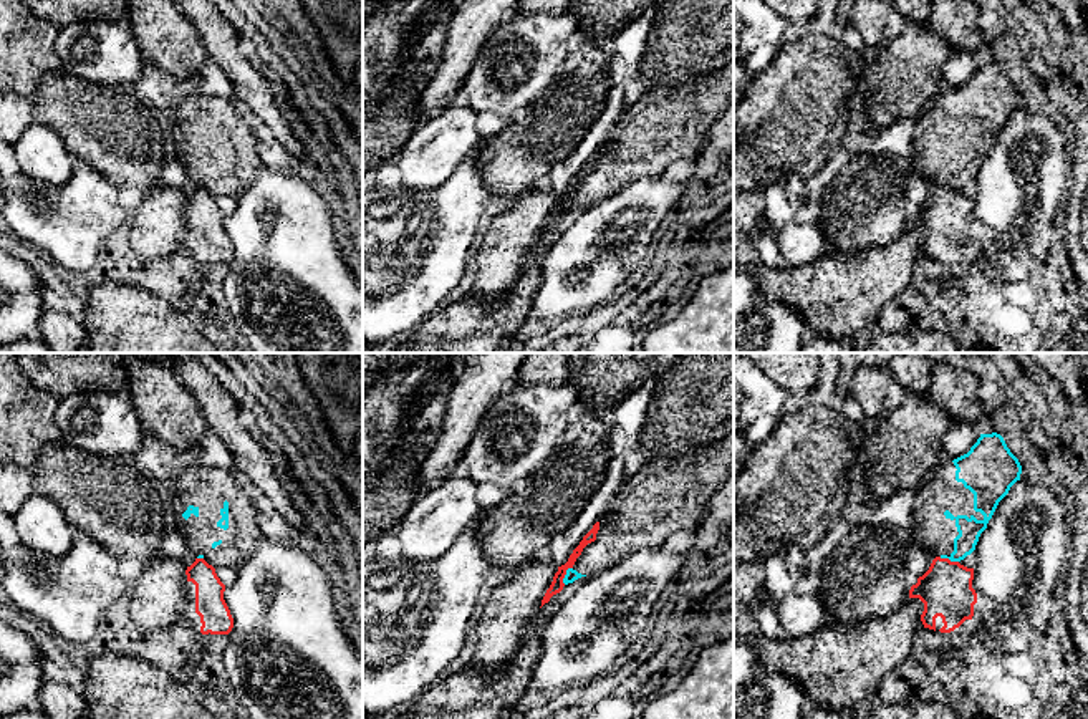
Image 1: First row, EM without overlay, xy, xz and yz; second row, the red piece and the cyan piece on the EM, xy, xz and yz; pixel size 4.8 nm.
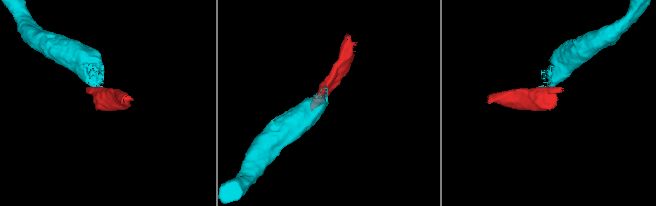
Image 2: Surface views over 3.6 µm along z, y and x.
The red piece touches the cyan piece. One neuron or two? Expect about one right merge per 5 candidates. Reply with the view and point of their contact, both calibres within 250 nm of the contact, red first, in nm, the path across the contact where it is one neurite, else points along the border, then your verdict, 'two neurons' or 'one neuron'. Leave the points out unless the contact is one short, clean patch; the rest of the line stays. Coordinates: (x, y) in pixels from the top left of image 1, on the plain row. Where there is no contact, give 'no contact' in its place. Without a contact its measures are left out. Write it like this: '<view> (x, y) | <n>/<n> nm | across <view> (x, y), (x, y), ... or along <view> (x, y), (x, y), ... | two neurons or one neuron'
xz (565, 202) | 70/60 nm | two neurons

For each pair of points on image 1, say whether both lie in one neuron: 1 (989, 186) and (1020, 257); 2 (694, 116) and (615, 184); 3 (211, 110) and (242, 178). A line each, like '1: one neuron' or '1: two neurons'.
1: one neuron
2: one neuron
3: one neuron

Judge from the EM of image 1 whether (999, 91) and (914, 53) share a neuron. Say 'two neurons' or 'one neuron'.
two neurons

